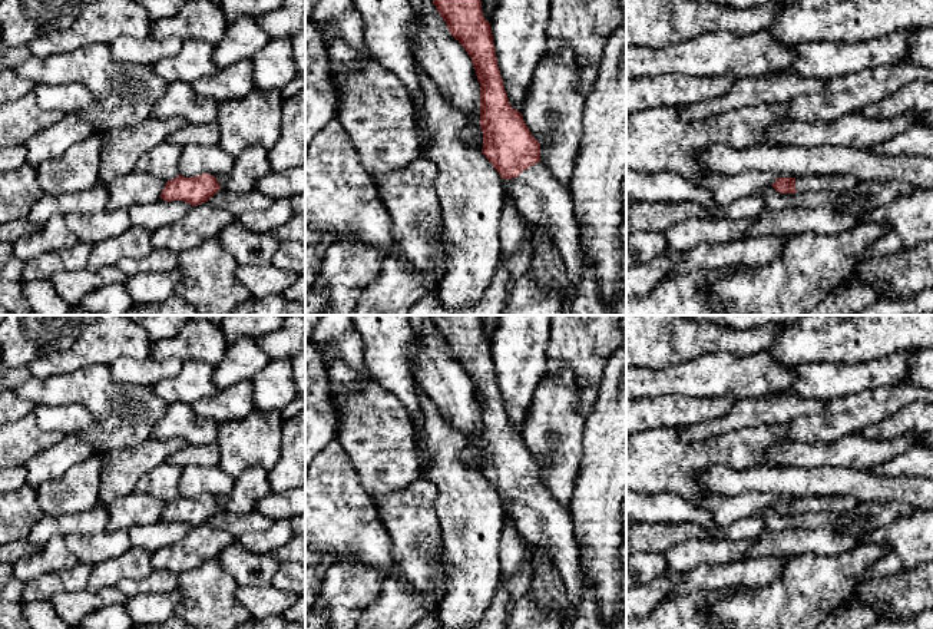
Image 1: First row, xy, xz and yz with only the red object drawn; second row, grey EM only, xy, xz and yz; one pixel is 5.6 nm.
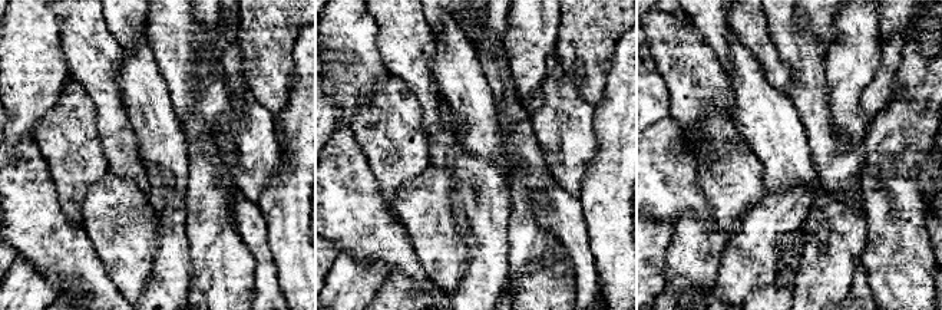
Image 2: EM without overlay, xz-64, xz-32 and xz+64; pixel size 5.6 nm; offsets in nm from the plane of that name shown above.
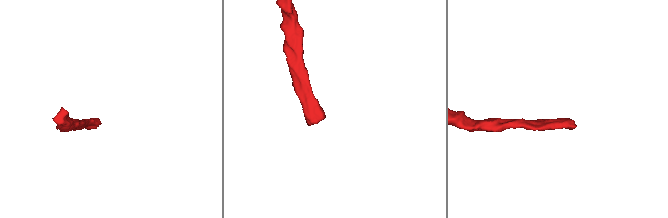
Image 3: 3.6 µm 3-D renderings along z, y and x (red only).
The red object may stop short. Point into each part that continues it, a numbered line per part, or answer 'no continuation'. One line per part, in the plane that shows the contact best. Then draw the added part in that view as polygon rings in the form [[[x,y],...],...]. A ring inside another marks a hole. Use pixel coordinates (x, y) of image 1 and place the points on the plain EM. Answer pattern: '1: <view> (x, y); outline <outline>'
1: xz (539, 519); outline [[[542,483],[517,499],[503,500],[503,509],[529,544],[542,546],[549,552],[562,575],[572,605],[570,613],[575,615],[582,595],[583,573],[570,510],[560,507]]]

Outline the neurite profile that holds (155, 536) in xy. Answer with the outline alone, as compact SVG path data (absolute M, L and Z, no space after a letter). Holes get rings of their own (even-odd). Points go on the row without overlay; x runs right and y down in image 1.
M159 520L146 526L135 526L128 532L133 547L142 547L153 553L182 540L191 529L192 526L183 522L166 523Z

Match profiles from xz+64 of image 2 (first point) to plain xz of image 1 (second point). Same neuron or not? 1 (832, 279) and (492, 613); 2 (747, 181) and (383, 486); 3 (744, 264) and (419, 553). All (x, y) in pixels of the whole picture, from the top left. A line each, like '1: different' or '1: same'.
1: same
2: different
3: different

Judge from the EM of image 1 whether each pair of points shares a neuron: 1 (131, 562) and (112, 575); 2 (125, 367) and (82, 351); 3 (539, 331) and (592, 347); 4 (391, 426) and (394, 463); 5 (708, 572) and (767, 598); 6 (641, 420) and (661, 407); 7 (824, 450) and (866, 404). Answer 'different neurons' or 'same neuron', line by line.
1: same neuron
2: different neurons
3: different neurons
4: same neuron
5: different neurons
6: same neuron
7: different neurons

